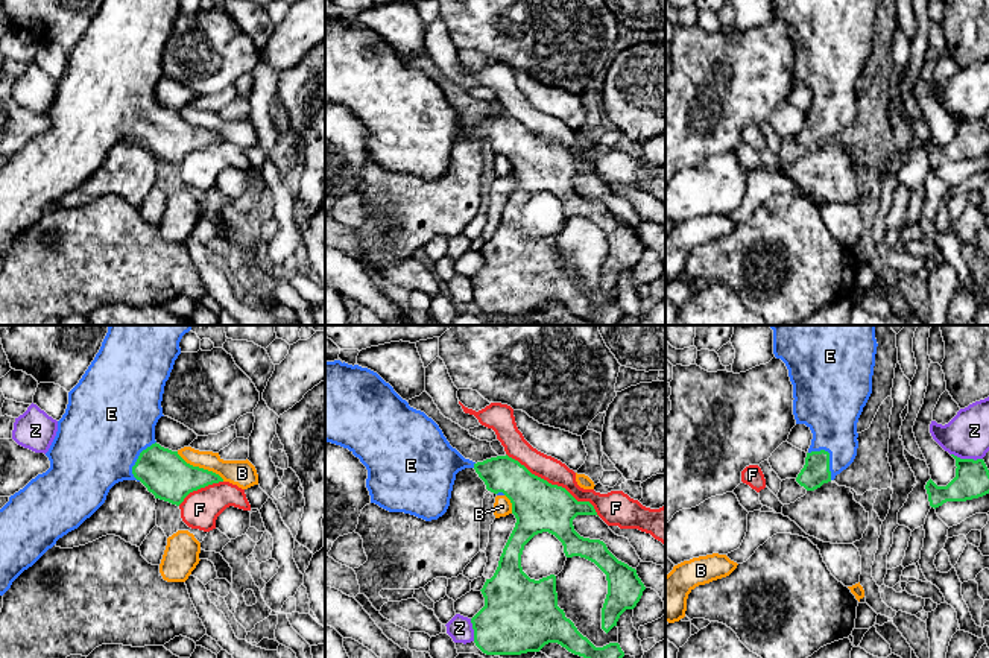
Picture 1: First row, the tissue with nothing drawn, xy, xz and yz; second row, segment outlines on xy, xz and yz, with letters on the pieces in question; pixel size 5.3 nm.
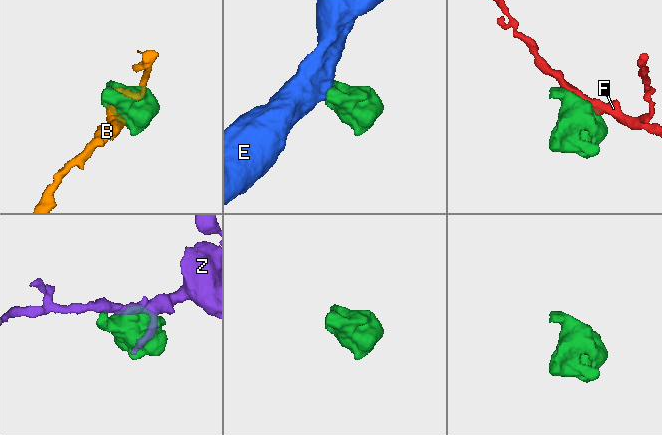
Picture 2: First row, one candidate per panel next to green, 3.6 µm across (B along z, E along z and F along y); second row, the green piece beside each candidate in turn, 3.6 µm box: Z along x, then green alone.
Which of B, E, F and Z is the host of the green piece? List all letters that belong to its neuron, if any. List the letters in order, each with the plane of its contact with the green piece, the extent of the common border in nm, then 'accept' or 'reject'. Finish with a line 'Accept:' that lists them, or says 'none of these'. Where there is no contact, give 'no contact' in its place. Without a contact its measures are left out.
B: xy | 300 nm | reject
E: yz | 200 nm | accept
F: xz | 600 nm | reject
Z: yz | 170 nm | reject
Accept: E

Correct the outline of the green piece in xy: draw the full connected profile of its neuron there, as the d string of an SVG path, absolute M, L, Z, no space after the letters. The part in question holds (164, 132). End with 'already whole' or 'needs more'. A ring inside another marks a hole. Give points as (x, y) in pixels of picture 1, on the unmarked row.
M103 0L94 20L68 52L65 73L58 81L56 96L46 112L50 128L32 138L9 157L0 169L0 255L29 226L32 226L59 198L77 188L106 160L109 149L123 140L141 141L155 158L179 166L184 158L201 147L223 141L208 129L187 123L178 111L155 100L155 85L163 74L163 53L175 20L181 14L181 0Z; needs more

